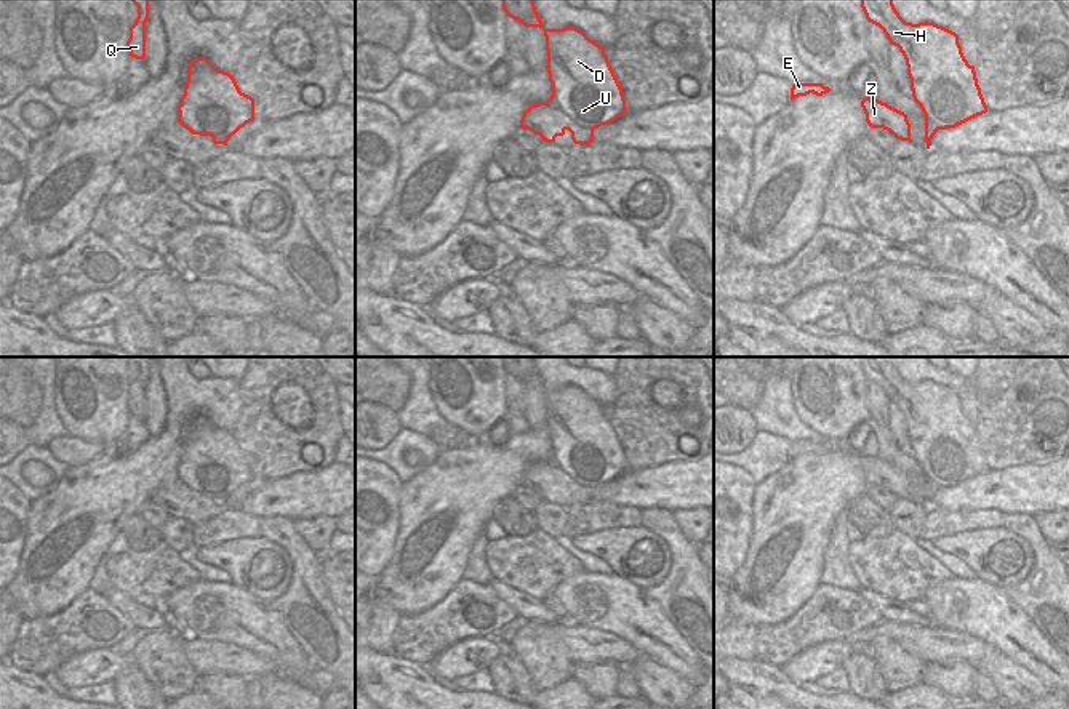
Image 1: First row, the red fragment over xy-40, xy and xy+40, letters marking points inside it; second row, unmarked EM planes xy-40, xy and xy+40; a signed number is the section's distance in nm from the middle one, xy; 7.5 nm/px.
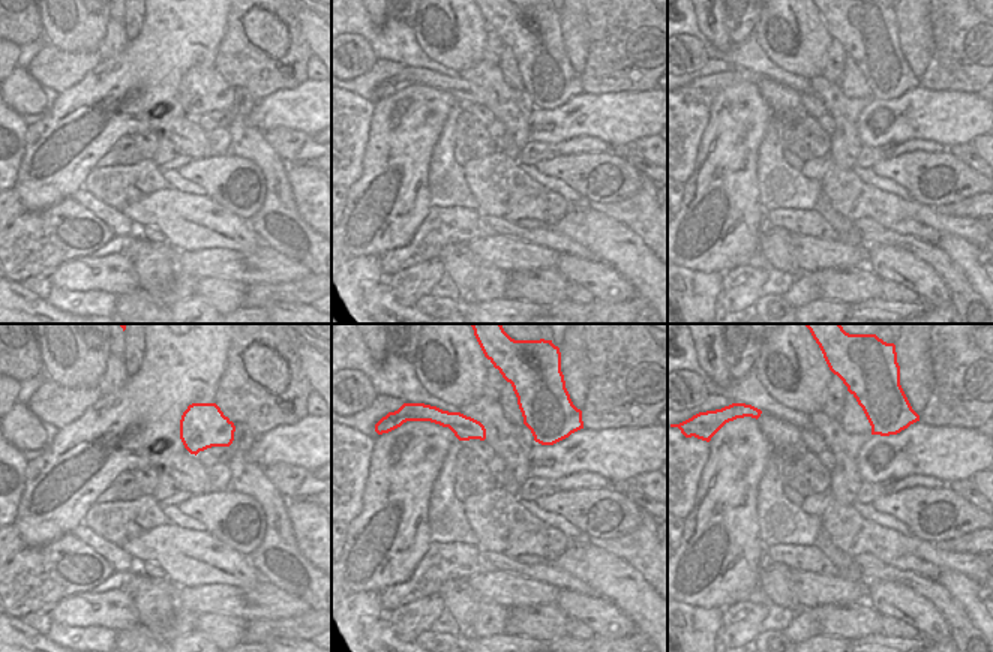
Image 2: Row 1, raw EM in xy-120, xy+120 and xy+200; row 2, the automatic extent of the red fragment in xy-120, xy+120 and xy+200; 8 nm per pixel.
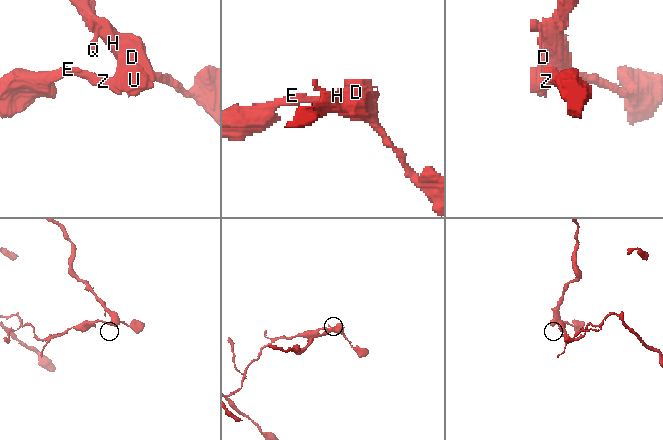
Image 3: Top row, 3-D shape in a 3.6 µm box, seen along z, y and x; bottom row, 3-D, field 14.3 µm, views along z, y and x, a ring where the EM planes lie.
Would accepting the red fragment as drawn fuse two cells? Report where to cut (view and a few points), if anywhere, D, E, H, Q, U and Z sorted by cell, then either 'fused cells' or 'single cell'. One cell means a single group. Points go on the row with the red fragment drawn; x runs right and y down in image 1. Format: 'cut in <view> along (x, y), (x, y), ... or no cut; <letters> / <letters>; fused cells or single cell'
cut in xy along (538, 103), (552, 103), (581, 127), (592, 130); D H Q U / E Z; fused cells

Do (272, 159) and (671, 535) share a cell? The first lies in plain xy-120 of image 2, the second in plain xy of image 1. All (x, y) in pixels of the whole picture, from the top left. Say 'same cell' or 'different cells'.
same cell

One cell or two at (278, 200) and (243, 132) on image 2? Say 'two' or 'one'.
one

